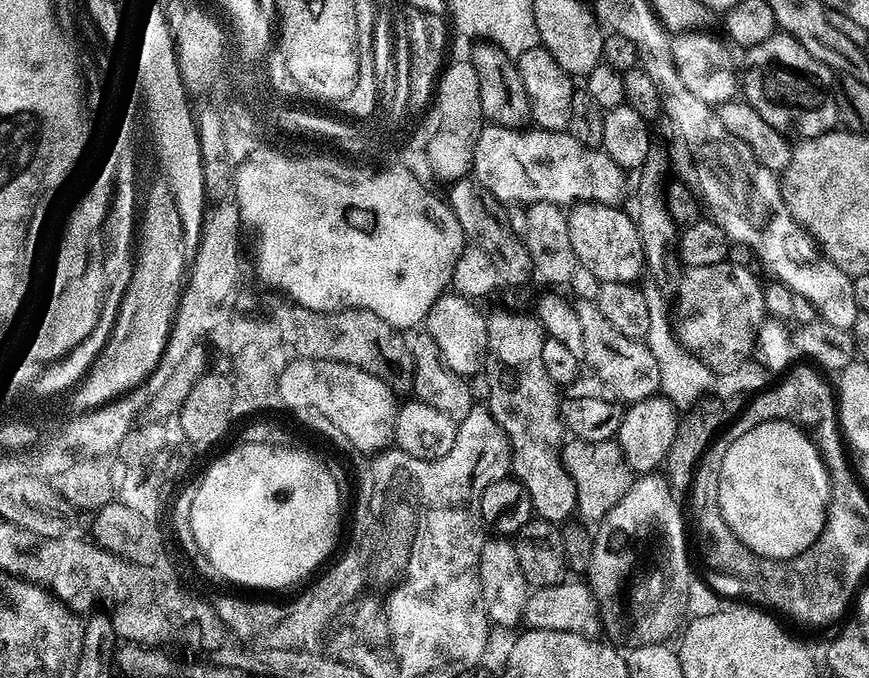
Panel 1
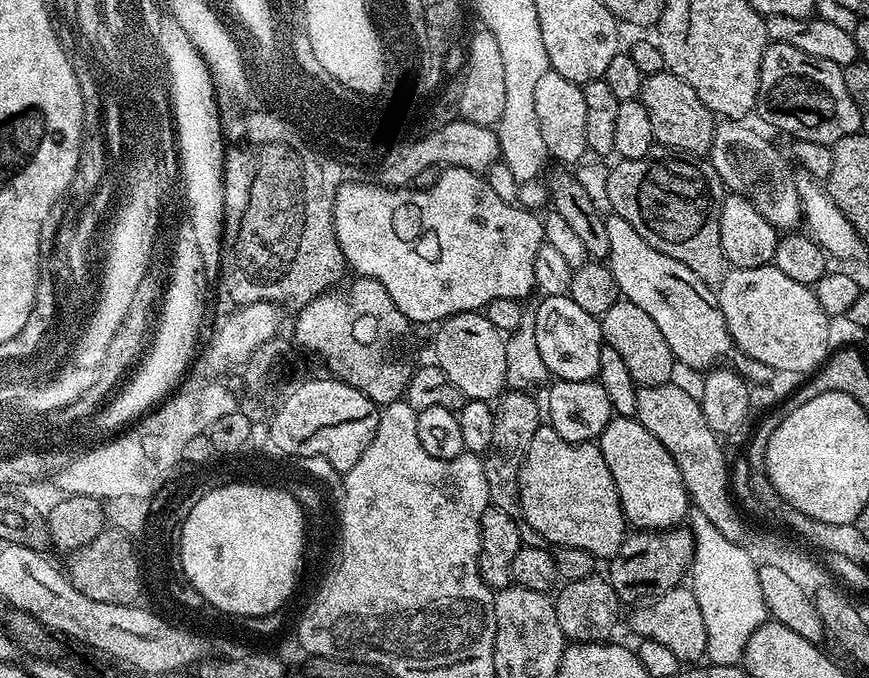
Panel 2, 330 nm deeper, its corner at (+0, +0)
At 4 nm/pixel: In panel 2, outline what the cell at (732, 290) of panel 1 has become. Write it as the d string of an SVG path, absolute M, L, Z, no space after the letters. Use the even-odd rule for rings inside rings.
M771 264L753 268L732 268L715 289L716 304L722 310L733 345L745 357L762 362L773 373L811 374L828 359L830 317L818 306L815 291L794 282Z

